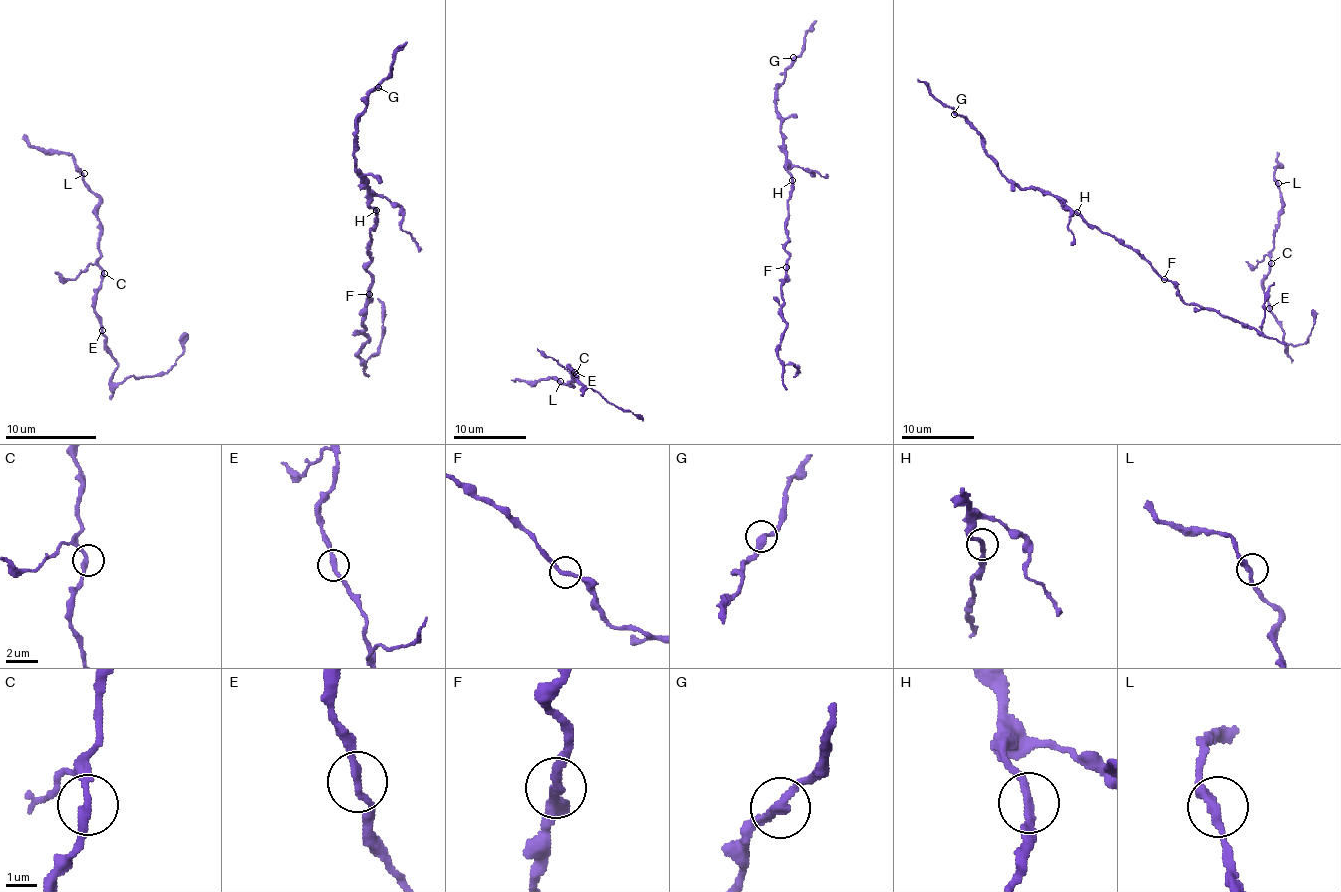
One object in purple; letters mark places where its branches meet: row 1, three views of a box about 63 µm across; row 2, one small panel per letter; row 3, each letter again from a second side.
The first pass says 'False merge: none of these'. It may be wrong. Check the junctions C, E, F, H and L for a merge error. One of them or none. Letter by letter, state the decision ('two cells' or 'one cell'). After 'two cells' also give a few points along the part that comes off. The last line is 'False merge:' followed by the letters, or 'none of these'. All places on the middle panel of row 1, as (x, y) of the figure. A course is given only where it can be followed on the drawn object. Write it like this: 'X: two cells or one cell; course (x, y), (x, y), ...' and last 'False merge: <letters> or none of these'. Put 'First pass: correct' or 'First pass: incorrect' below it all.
C: one cell
E: one cell
F: one cell
H: one cell
L: one cell
False merge: none of these
First pass: correct

